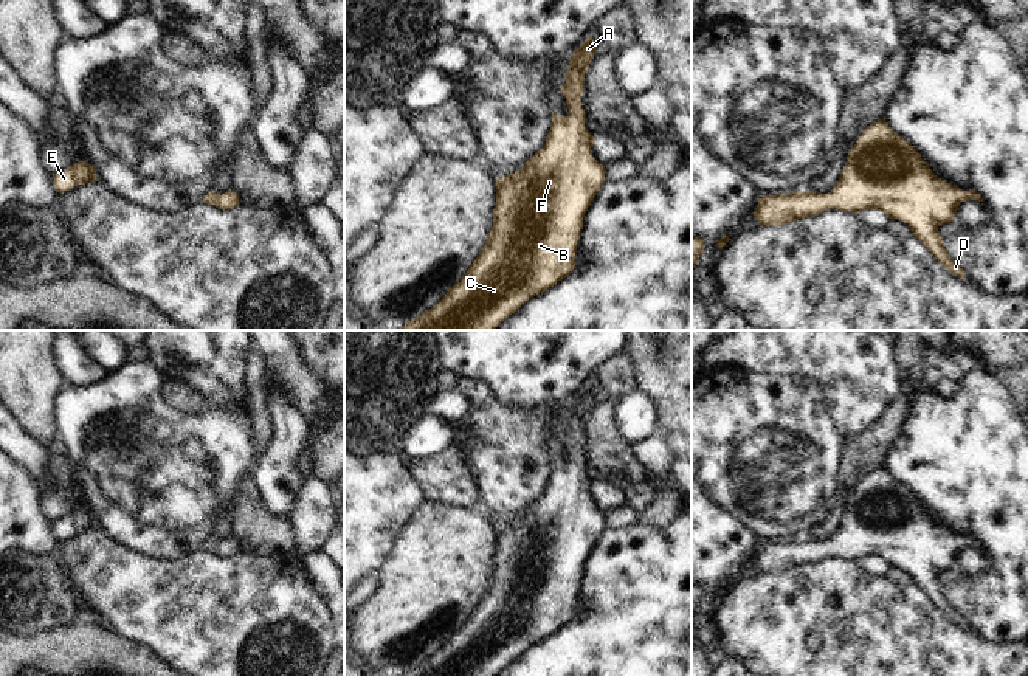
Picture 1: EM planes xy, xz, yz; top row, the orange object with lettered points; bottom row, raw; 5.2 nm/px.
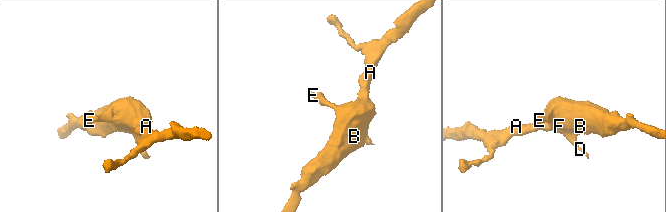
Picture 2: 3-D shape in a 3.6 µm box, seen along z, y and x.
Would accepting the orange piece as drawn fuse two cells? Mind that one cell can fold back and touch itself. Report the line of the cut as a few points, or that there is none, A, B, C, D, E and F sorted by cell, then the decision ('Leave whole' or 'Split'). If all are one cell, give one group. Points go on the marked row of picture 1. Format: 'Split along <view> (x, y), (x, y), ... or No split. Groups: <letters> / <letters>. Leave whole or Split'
No split. Groups: A B C D E F. Leave whole

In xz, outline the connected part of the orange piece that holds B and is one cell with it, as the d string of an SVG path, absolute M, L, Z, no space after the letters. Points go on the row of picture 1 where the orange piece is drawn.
M592 34L572 51L566 84L560 87L569 115L552 112L546 146L519 171L495 177L493 225L476 260L439 304L408 321L400 330L495 330L526 301L574 271L583 217L606 181L605 166L591 153L595 140L585 127L586 112L581 107L585 73L595 51Z

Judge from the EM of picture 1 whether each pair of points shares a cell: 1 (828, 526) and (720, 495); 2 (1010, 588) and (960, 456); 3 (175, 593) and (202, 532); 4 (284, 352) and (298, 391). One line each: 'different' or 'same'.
1: different
2: same
3: different
4: same

